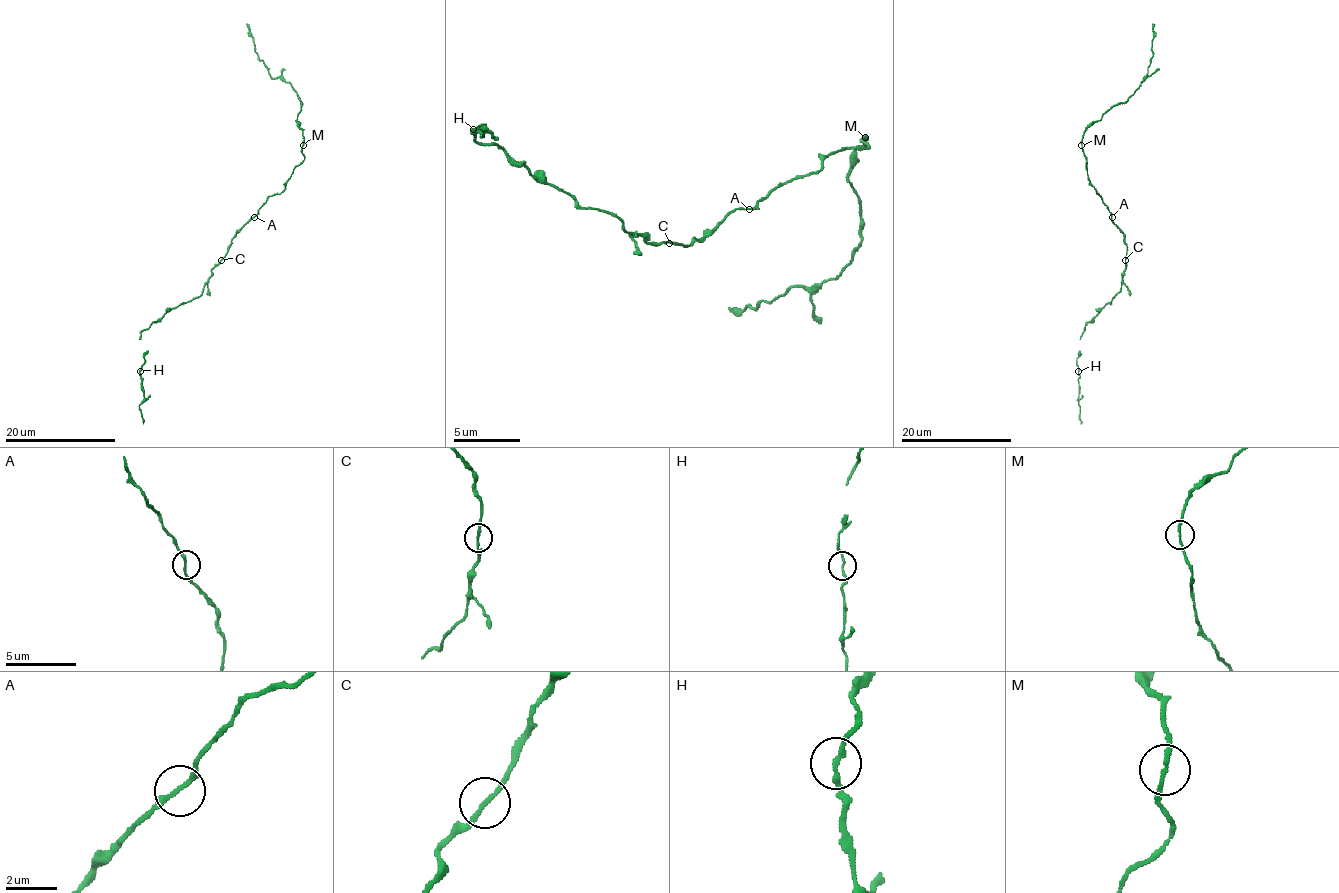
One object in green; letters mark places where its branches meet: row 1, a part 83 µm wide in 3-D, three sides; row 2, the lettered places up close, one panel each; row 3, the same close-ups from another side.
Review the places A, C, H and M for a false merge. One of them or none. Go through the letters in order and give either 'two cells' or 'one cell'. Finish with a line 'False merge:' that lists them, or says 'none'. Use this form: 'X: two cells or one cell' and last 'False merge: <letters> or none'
A: one cell
C: one cell
H: one cell
M: one cell
False merge: none

